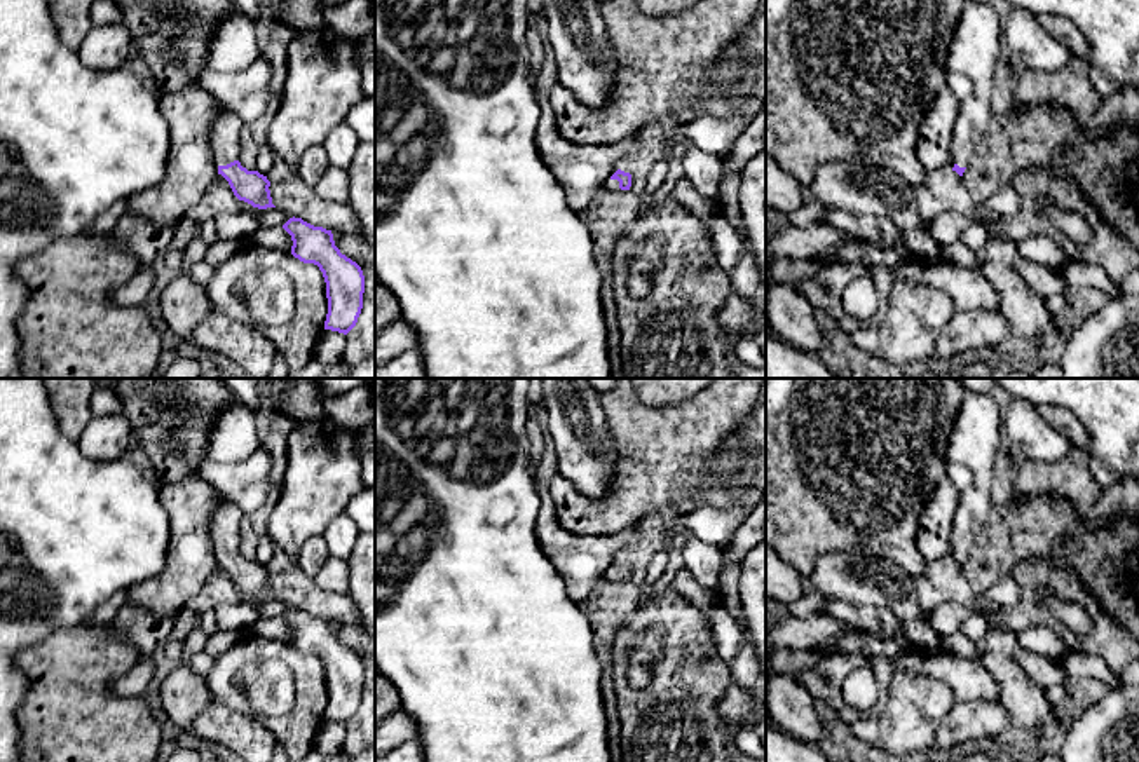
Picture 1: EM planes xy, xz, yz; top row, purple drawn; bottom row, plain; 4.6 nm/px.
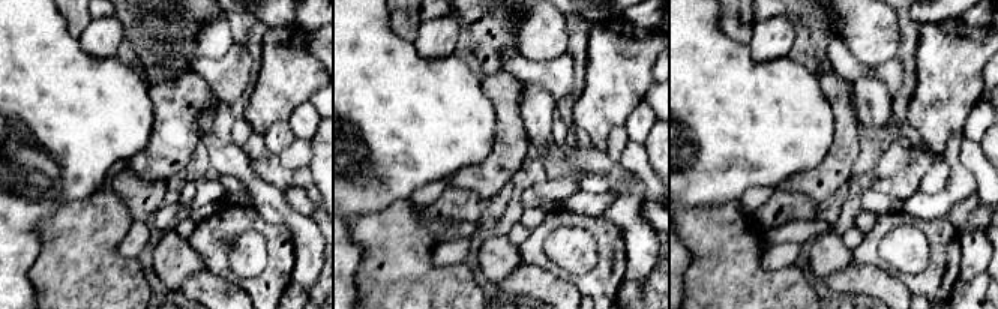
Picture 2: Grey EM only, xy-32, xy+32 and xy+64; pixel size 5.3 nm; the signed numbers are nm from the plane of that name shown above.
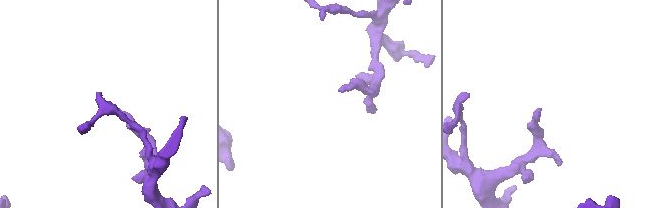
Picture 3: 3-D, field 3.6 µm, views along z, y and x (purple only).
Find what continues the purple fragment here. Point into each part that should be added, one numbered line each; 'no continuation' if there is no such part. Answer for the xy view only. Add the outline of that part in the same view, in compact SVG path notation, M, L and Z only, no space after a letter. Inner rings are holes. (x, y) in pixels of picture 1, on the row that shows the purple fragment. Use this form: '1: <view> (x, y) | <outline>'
1: xy (224, 135) | M228 108L213 122L209 141L216 166L227 166L239 159L239 136L244 122Z

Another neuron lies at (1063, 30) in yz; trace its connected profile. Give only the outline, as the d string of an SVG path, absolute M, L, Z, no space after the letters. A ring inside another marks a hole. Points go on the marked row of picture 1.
M1043 14L1038 19L1045 31L1061 42L1071 56L1088 59L1088 40L1071 21L1054 14Z

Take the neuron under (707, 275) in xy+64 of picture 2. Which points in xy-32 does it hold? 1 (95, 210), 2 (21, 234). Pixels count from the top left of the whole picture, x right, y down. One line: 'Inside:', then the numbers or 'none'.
Inside: 1

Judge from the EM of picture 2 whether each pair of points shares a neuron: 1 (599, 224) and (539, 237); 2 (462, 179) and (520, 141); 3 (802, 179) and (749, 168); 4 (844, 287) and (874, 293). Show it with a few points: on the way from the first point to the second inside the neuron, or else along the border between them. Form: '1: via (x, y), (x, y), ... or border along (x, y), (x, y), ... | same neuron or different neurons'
1: via (584, 221), (553, 222) | same neuron
2: via (476, 179), (482, 179), (506, 155) | same neuron
3: border along (821, 159), (817, 165), (791, 174), (779, 186) | different neurons
4: via (851, 287), (866, 287) | same neuron

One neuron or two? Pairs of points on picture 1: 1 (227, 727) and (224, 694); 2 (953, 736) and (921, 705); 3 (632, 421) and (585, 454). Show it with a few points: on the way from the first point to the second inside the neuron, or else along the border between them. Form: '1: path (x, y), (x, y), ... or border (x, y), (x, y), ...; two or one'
1: border (217, 701), (257, 721); two
2: border (956, 703), (937, 727), (934, 743); two
3: border (599, 396), (614, 445), (614, 475); two

